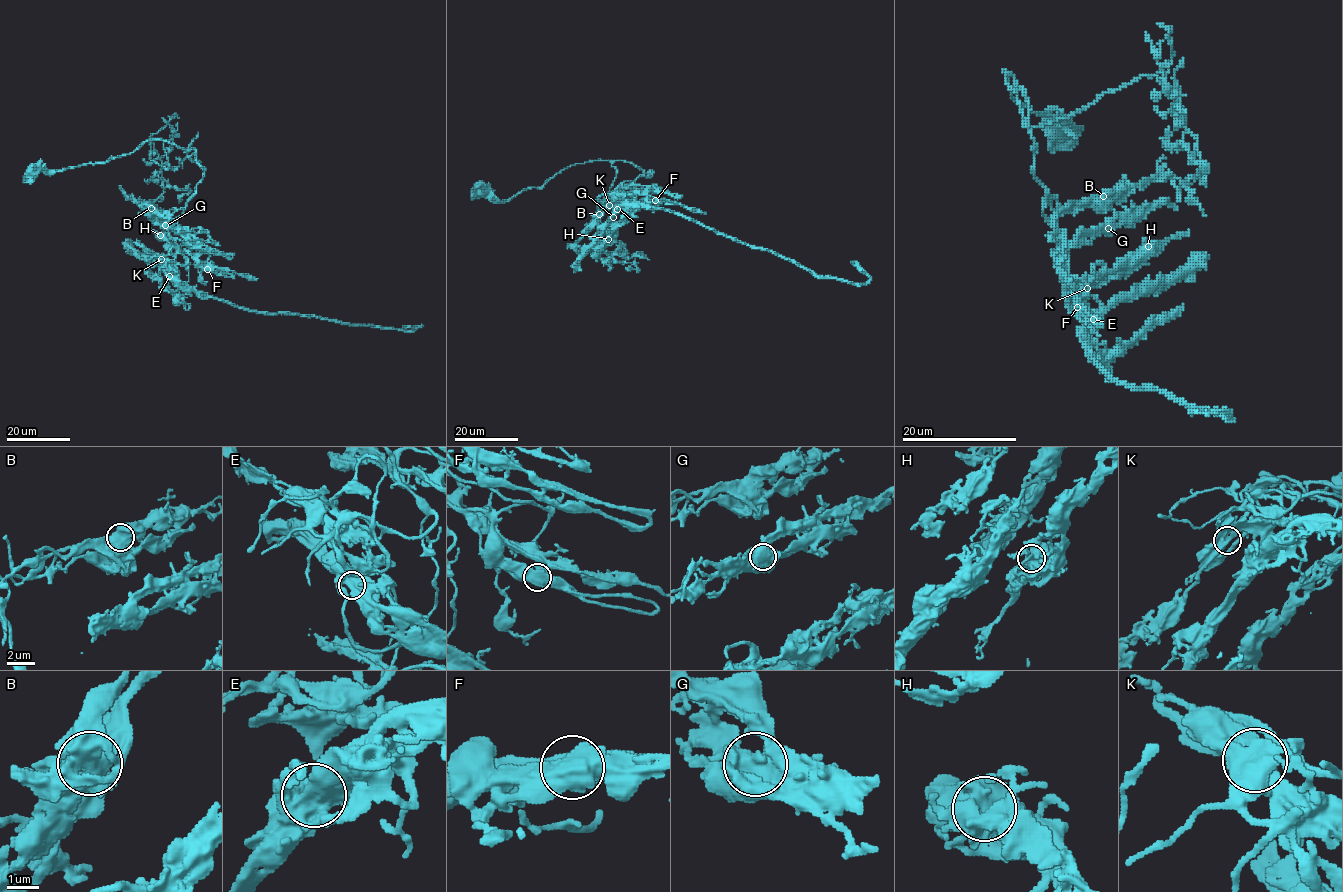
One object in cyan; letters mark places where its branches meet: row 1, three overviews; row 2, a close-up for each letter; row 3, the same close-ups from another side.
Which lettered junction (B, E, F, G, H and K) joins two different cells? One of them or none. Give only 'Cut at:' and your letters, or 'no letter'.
Cut at: E

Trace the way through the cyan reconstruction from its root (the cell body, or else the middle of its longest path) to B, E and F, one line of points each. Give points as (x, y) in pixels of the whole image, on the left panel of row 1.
B: (32, 170), (105, 162), (152, 139), (194, 149), (204, 176), (183, 213), (172, 222), (151, 208)
E: (32, 170), (105, 162), (152, 139), (194, 149), (204, 176), (168, 228), (178, 247), (169, 276)
F: (32, 170), (105, 162), (152, 139), (194, 149), (204, 176), (168, 233), (205, 252), (198, 258), (207, 269)

